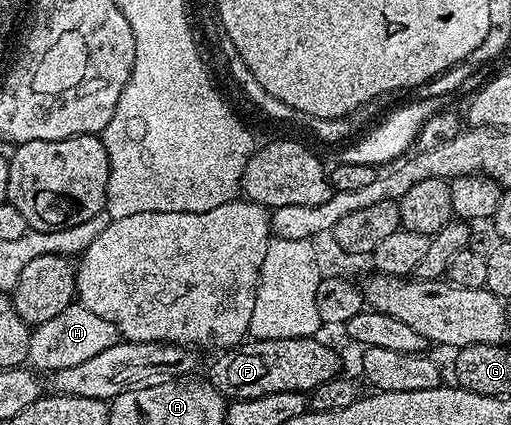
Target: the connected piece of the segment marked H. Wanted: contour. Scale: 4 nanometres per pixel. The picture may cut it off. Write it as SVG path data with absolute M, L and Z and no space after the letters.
M73 304L62 308L58 316L46 320L46 324L38 324L29 333L27 361L31 369L37 372L70 368L74 364L83 364L93 356L98 356L98 352L110 348L117 341L118 335L110 320L102 320L102 316L90 312L90 308Z

